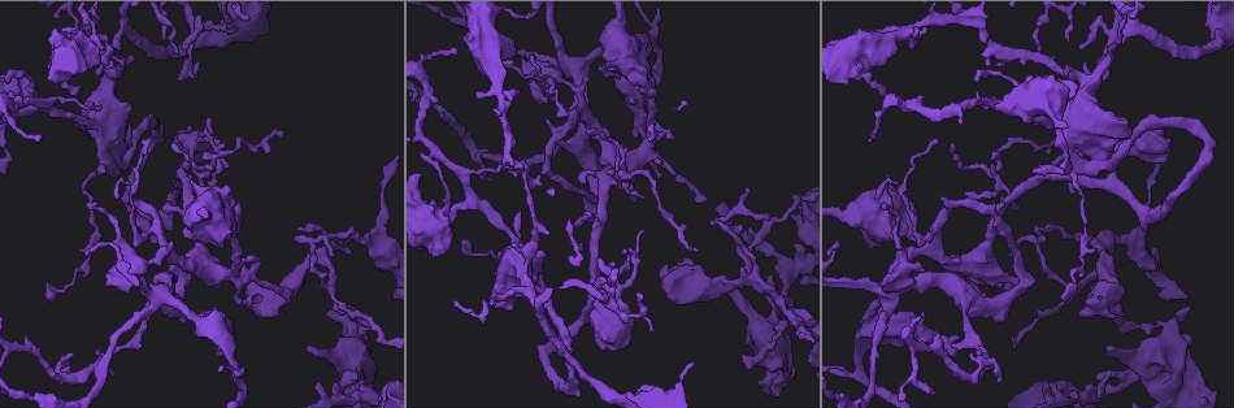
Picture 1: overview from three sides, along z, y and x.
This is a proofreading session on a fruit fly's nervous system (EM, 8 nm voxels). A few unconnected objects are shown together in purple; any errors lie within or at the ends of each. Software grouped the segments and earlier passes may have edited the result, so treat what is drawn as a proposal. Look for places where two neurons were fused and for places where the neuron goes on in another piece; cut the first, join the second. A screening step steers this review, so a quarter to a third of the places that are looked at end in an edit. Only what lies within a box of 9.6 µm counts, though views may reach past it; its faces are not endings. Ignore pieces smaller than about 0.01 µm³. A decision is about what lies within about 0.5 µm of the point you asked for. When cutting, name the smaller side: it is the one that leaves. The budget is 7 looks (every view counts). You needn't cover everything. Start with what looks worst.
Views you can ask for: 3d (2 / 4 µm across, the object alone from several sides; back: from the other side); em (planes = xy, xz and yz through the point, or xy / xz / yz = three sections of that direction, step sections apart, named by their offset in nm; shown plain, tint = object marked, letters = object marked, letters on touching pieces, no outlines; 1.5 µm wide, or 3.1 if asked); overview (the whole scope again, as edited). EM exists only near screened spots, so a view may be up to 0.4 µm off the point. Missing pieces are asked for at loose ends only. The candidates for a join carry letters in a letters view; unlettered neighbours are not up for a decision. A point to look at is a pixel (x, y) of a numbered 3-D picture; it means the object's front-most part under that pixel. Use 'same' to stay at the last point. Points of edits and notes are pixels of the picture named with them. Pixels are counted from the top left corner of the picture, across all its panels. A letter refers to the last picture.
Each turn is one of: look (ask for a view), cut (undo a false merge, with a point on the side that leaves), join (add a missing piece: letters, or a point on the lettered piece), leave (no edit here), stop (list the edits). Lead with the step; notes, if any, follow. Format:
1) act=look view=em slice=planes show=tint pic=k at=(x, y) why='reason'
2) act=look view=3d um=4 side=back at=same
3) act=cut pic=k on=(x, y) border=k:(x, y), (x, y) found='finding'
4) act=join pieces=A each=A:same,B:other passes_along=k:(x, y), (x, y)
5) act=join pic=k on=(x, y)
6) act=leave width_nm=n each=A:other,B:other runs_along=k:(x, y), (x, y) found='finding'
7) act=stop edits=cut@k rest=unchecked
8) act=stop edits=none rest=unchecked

act=look view=3d um=4 pic=1 at=(195, 146) why='sudden change in width'

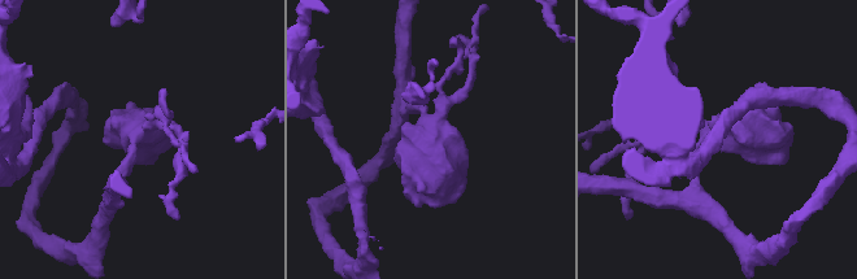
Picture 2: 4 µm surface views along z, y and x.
act=look view=em slice=planes show=tint pic=2 at=(427, 124) arms=4

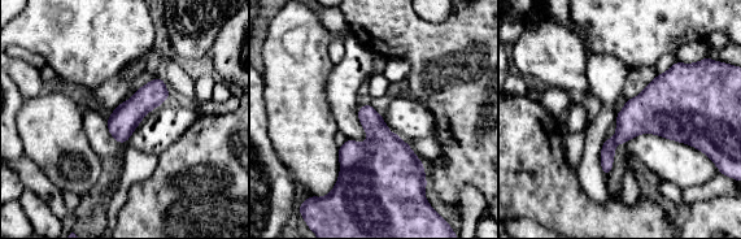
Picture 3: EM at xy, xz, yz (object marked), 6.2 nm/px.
act=look view=em slice=planes show=letters at=same

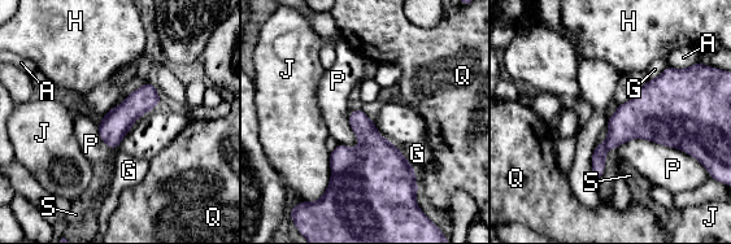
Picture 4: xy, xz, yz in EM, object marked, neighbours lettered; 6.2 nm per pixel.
act=leave longest_contact=P:550nm each=A:other,G:other,H:other,J:other,P:other,Q:other,S:other border=4:(618, 146), (649, 139), (706, 170) found='one neuron here'

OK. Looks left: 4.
act=look view=em slice=xy step=4 show=letters pic=1 at=(520, 91) why='thin end'

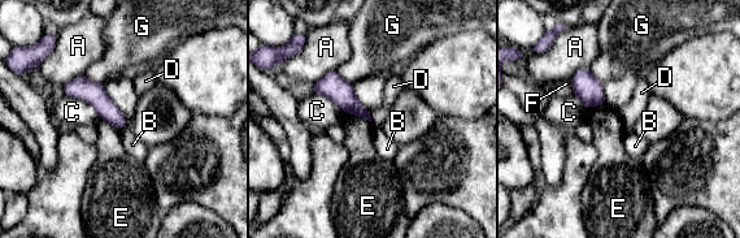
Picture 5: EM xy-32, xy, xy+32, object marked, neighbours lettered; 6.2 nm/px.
act=look view=em slice=planes show=letters at=same

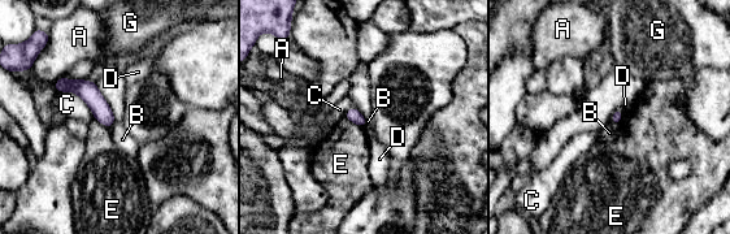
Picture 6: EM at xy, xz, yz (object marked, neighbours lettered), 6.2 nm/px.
act=leave each=A:other,B:other,C:other,D:other,E:other,G:other found='none of them fits'

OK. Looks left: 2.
act=look view=em slice=planes show=letters pic=1 at=(1091, 396) why='abrupt turn'

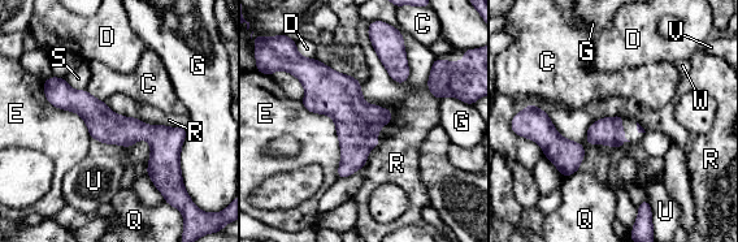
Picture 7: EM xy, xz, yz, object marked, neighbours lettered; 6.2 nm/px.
act=leave width_nm=170 each=C:other,D:other,E:other,G:other,Q:other,R:other,S:other,U:other,V:other,W:other border=7:(380, 145), (369, 151), (363, 167) found='all the same neuron'

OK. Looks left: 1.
act=stop edits=none rest=unchecked

